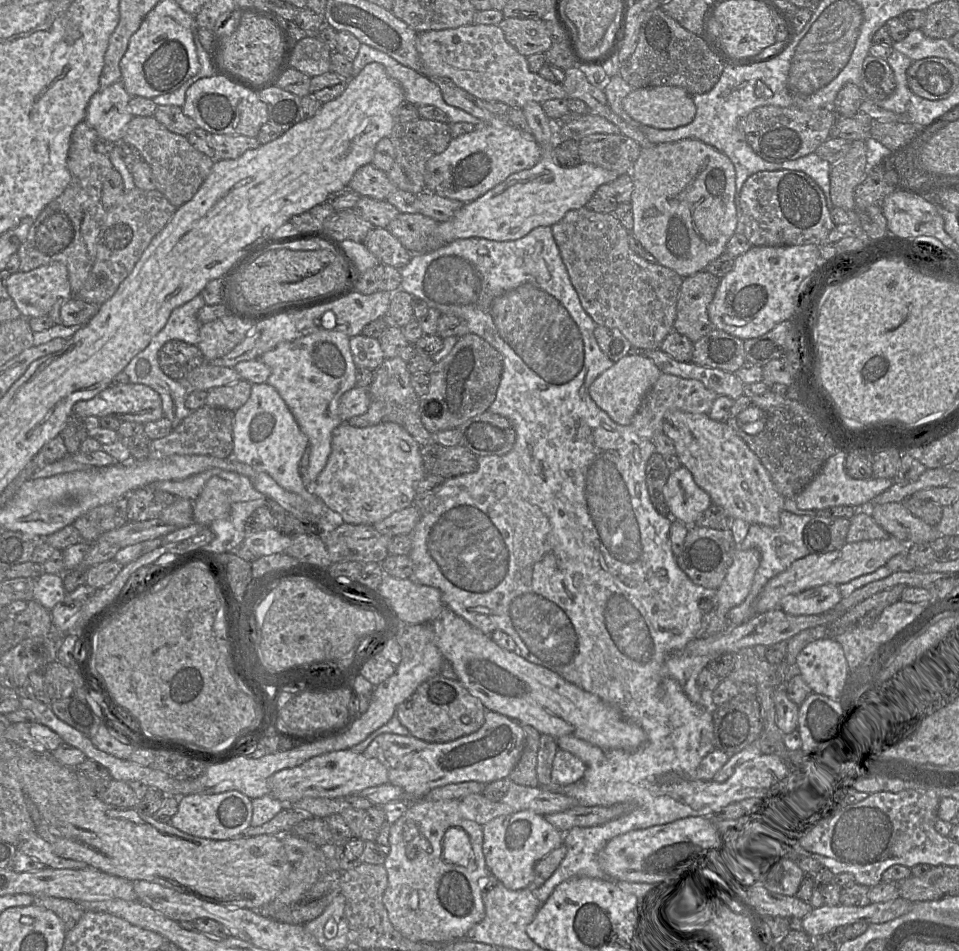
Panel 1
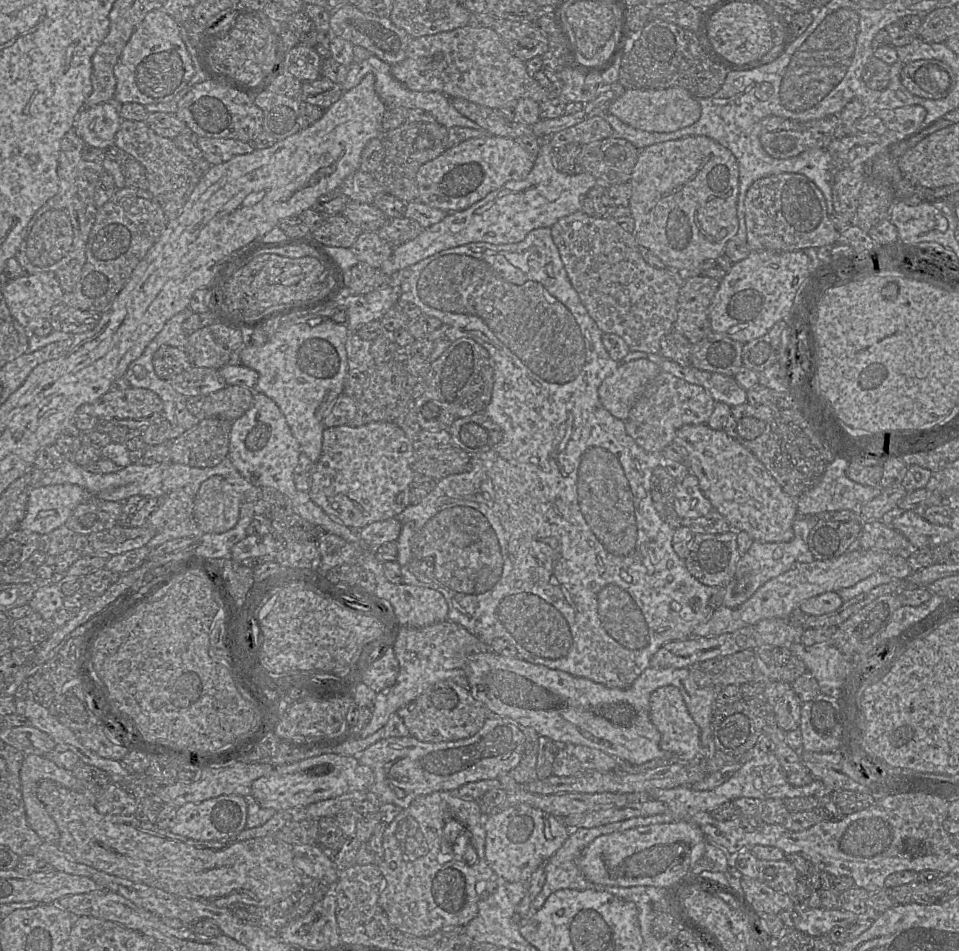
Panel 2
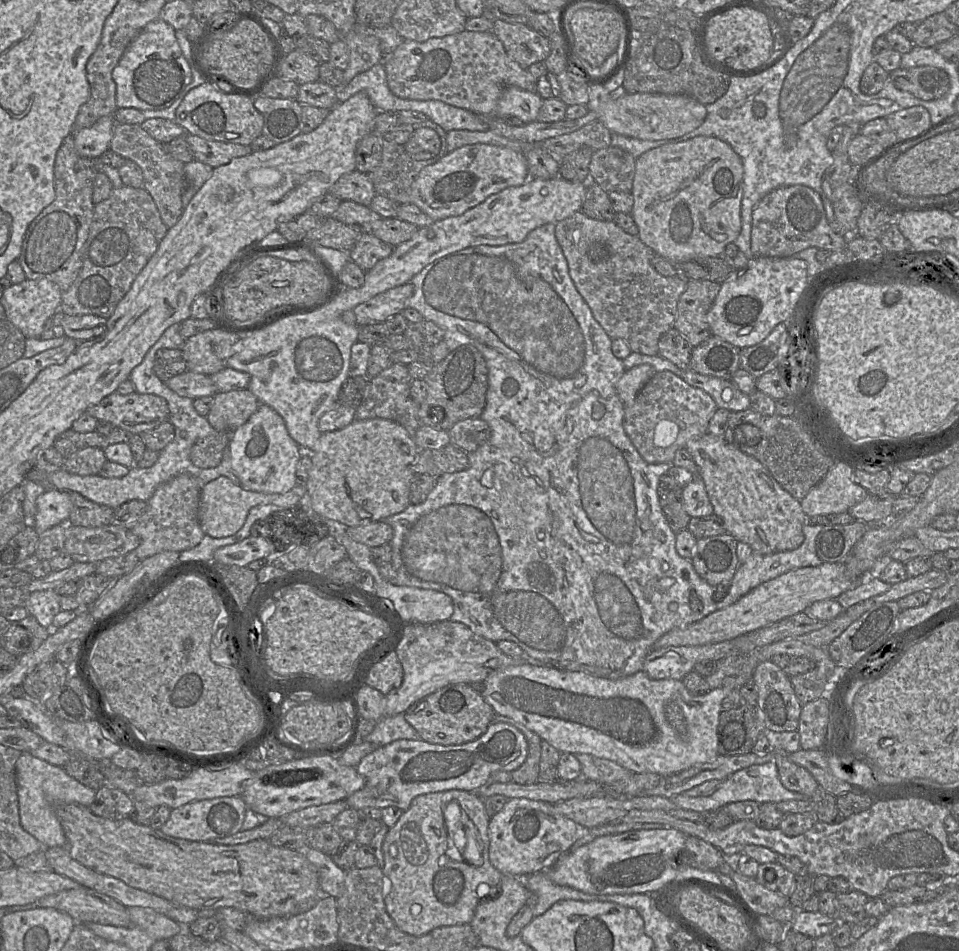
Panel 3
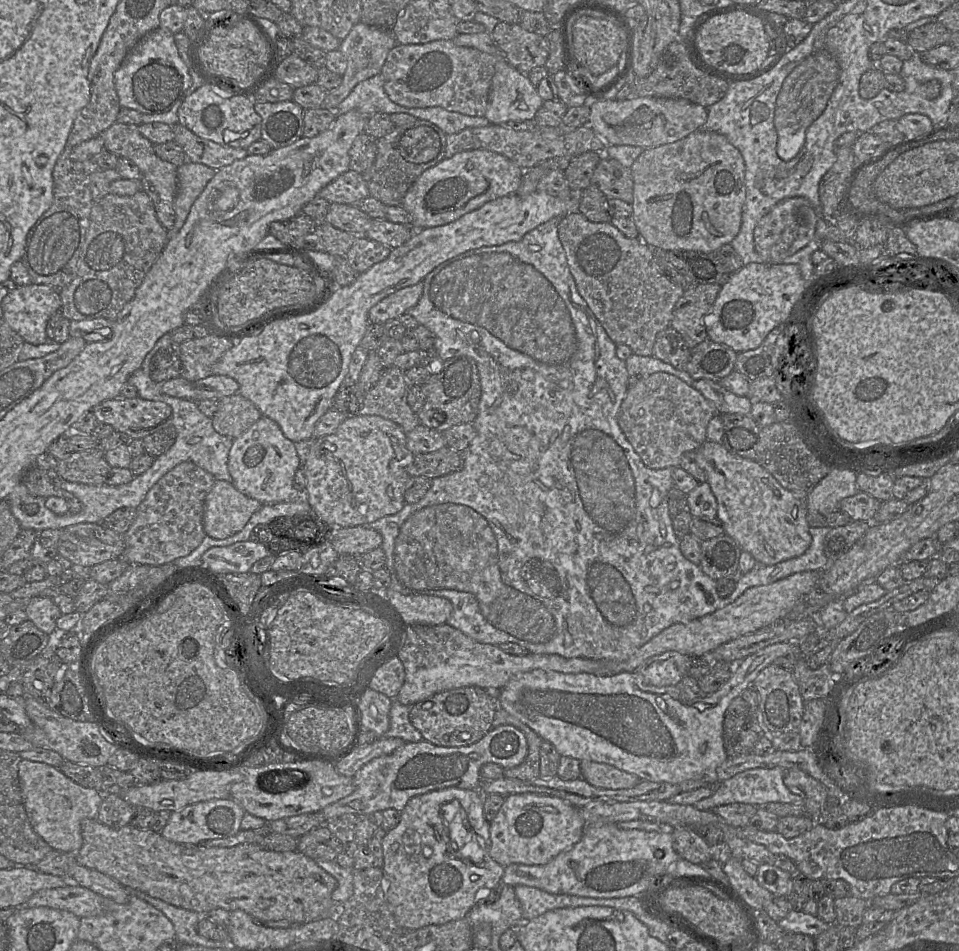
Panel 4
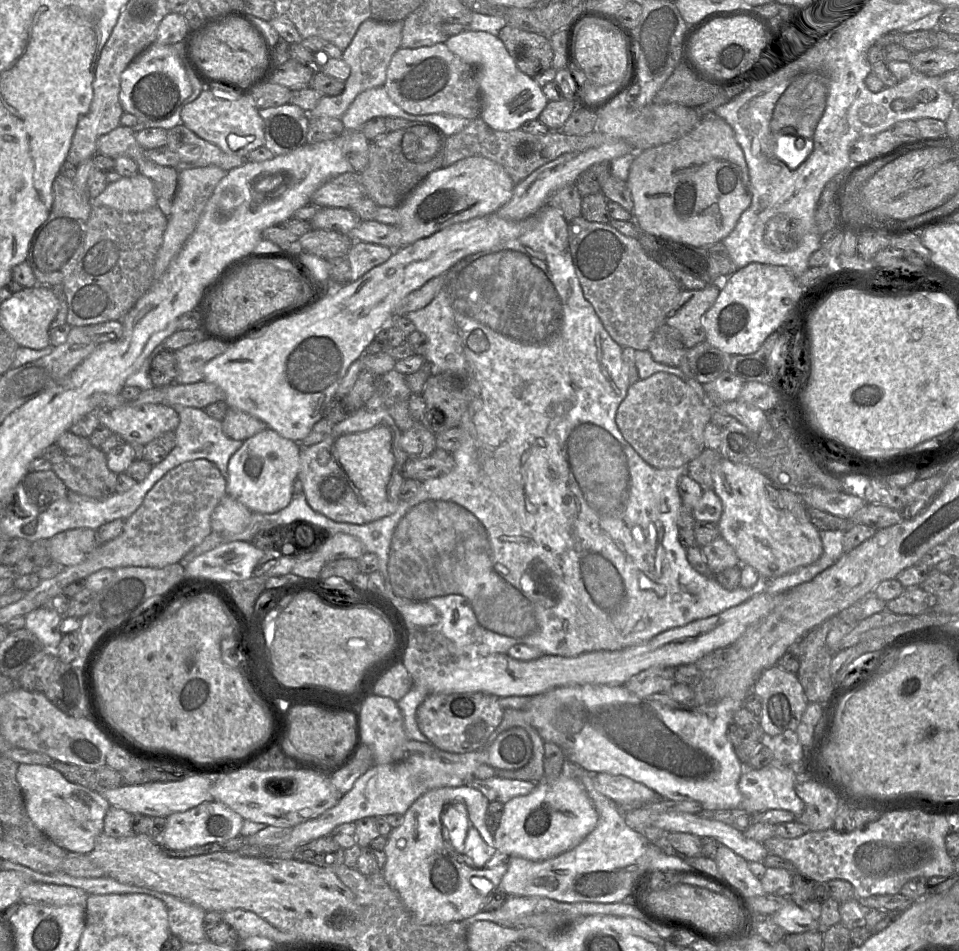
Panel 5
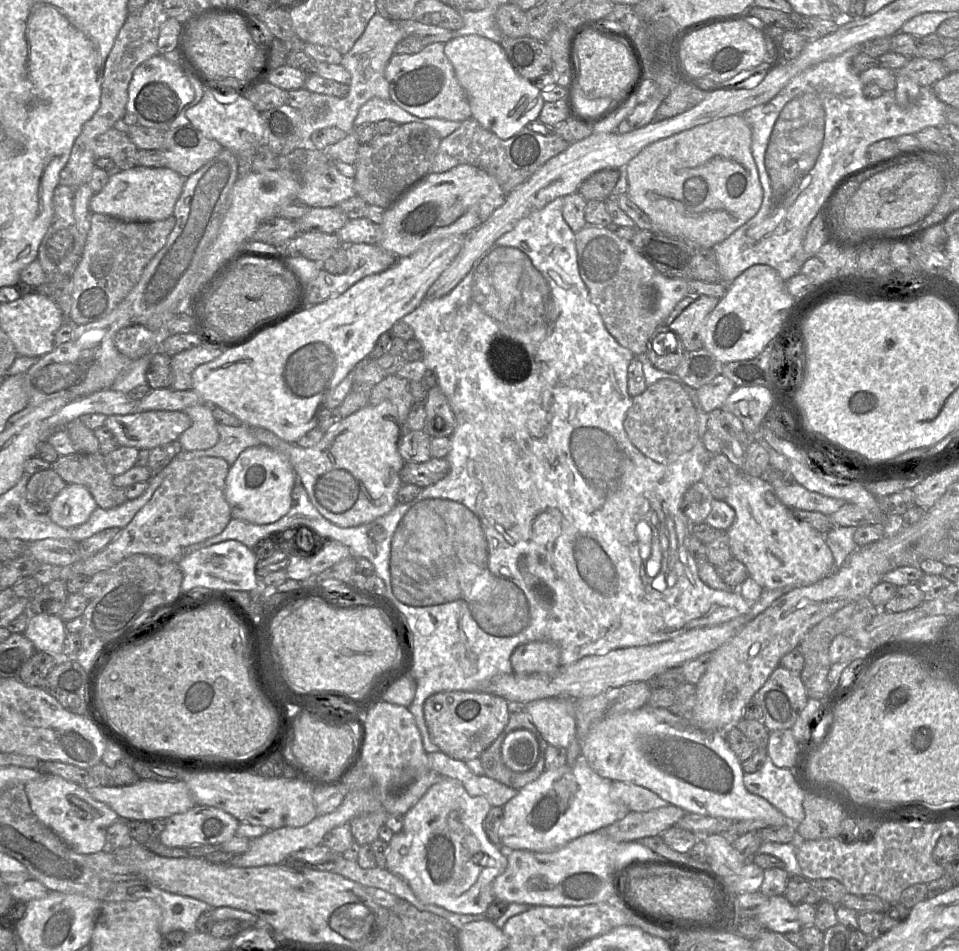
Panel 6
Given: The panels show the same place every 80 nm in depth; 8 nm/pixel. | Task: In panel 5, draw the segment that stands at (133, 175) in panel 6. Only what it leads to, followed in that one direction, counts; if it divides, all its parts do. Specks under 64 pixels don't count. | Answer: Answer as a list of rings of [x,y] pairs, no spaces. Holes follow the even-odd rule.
[[[138,173],[108,183],[105,190],[91,199],[91,206],[106,206],[123,212],[142,212],[157,206],[155,186],[151,179]]]

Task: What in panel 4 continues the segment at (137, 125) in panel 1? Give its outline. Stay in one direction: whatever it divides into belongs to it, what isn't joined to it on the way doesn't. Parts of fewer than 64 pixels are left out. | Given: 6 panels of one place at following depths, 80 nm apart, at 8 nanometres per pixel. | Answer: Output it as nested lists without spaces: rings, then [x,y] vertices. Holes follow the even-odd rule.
[[[115,122],[101,136],[107,151],[137,165],[141,172],[143,190],[153,201],[159,222],[166,230],[171,230],[175,223],[174,200],[178,191],[178,167],[156,155],[154,144],[140,133],[137,125]]]

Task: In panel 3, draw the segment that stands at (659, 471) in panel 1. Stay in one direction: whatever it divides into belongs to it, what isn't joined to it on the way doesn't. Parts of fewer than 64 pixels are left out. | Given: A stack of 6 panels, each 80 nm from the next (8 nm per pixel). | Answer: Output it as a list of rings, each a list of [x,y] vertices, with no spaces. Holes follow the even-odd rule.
[[[669,474],[660,477],[657,488],[663,514],[675,534],[687,529],[690,521],[683,507],[682,488]]]

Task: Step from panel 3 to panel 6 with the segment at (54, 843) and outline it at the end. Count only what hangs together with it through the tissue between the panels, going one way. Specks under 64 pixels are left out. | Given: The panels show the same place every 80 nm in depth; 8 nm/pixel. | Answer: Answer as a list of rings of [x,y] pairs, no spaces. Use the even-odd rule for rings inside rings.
[[[41,775],[39,779],[27,782],[24,790],[34,815],[72,850],[79,854],[92,854],[105,849],[106,830],[119,819],[119,816],[108,805],[95,800],[85,787],[57,775]]]

